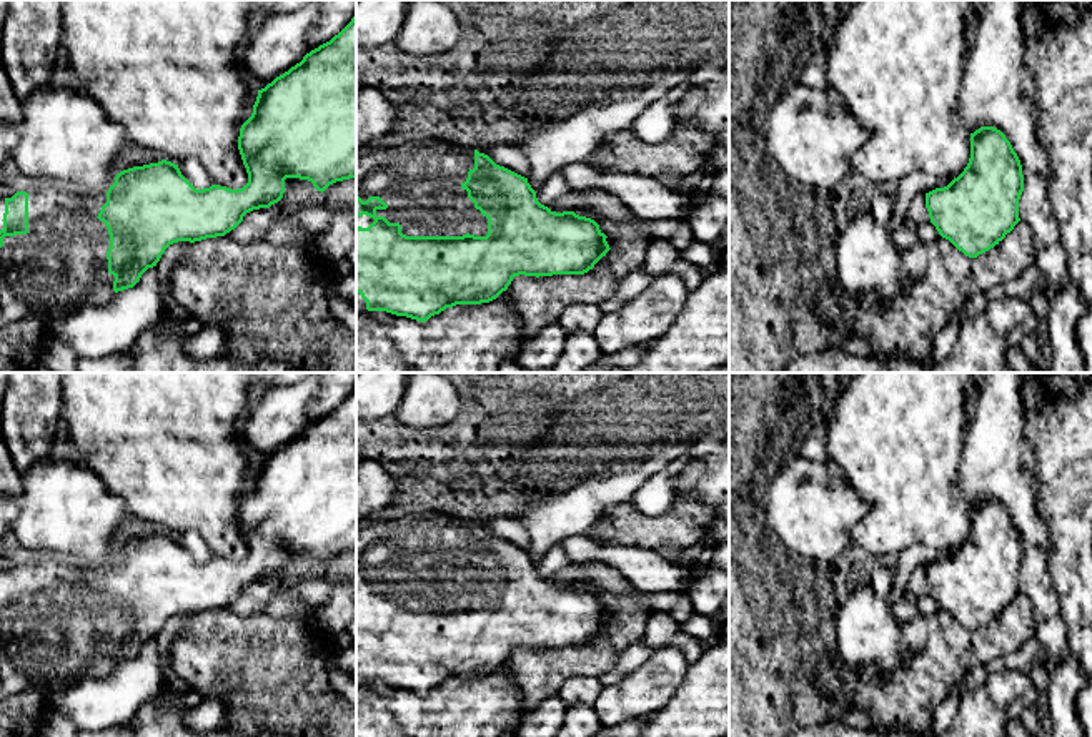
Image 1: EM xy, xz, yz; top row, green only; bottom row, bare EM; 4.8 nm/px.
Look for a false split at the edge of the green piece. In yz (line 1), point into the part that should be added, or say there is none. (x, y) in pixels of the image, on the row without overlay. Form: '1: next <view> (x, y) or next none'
1: next none

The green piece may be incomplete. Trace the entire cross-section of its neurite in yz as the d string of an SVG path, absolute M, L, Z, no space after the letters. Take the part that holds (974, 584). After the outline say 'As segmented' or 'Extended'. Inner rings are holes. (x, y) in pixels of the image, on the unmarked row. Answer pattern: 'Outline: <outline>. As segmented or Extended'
Outline: M994 499L970 506L970 531L947 559L926 566L939 607L969 631L999 617L1020 594L1022 537L1005 507Z. As segmented

